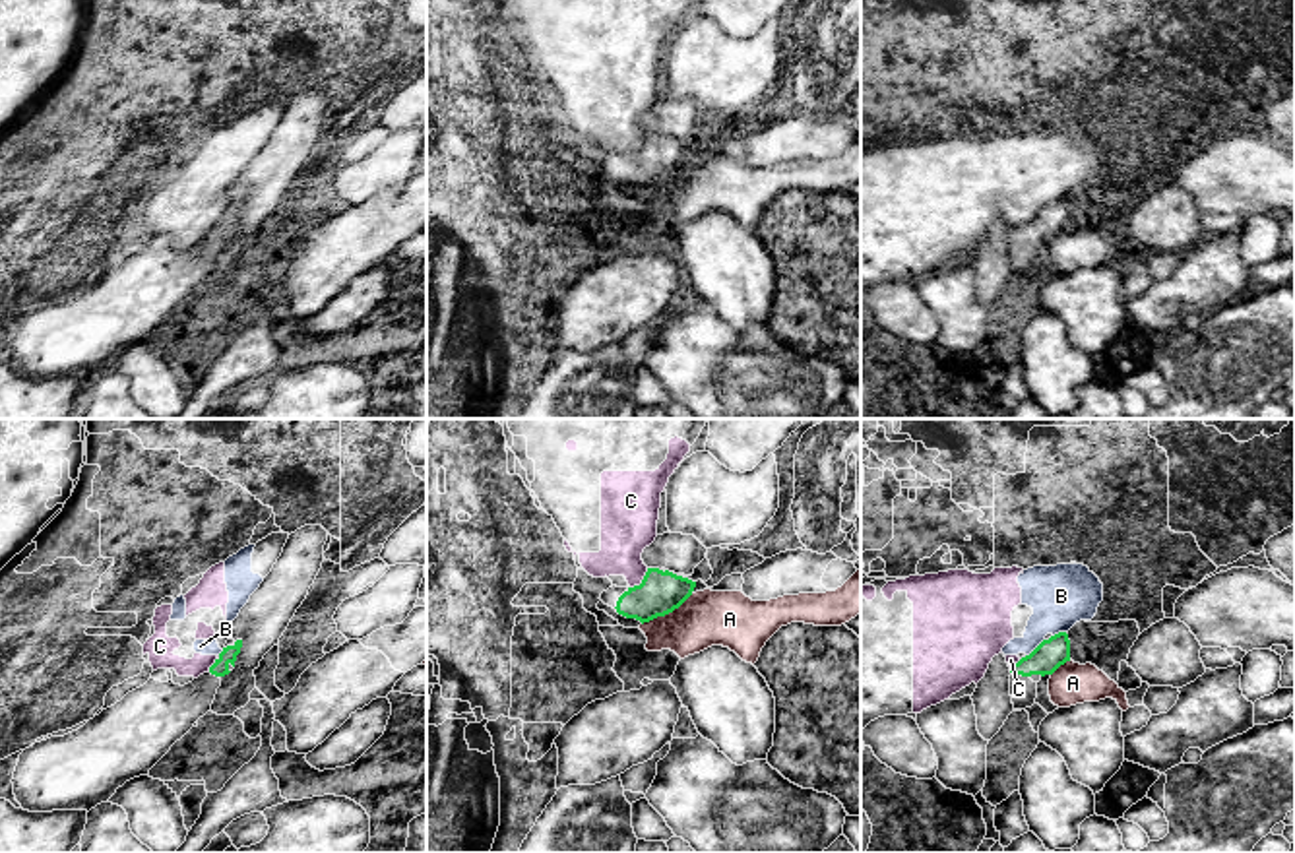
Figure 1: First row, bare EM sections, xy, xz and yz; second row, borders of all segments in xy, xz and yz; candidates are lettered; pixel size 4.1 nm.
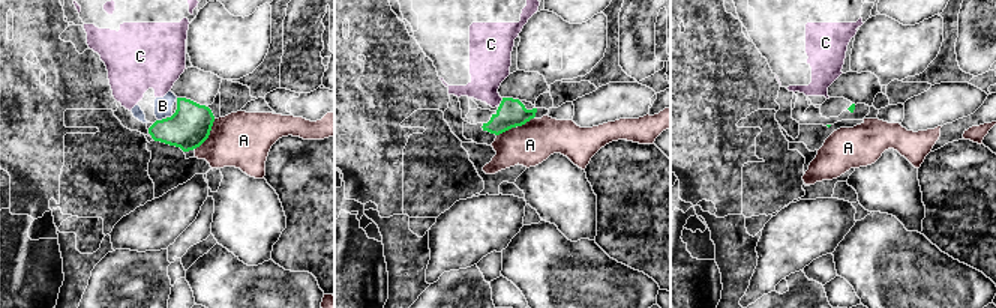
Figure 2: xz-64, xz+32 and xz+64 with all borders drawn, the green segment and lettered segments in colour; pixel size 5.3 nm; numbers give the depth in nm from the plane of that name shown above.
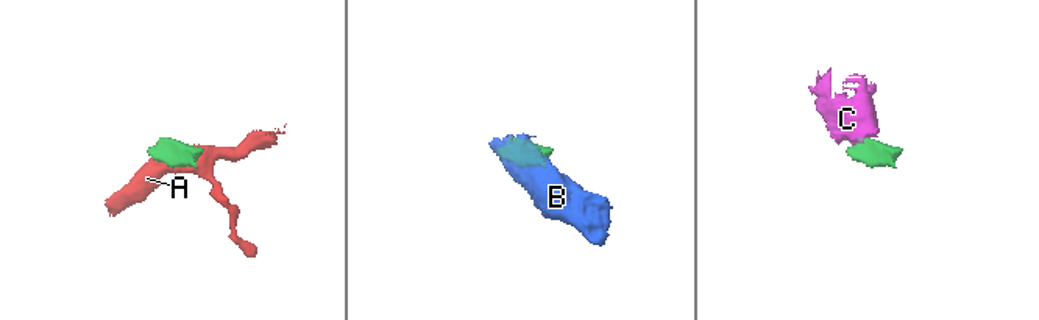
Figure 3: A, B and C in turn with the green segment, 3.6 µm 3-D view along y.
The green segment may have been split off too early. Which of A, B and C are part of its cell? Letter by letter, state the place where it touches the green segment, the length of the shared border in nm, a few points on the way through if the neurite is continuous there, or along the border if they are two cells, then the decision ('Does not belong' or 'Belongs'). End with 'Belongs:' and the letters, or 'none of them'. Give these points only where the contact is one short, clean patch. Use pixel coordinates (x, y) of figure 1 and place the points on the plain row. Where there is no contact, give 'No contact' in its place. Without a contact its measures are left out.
A: Touches green at xz (667, 179). Shared border 260 nm. Boundary: xz (693, 159), (671, 177), (642, 190). Does not belong
B: Touches green at yz (1036, 214). Shared border 120 nm. Does not belong
C: Touches green at xz (642, 146). Shared border 120 nm. Boundary: xz (648, 134), (644, 144), (631, 154). Does not belong
Belongs: none of them

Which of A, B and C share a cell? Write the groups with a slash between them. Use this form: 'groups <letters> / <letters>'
groups A / B C

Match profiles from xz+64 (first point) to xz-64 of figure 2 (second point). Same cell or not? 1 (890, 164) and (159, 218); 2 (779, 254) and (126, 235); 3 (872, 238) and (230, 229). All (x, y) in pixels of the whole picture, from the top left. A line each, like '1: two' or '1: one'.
1: two
2: one
3: two

